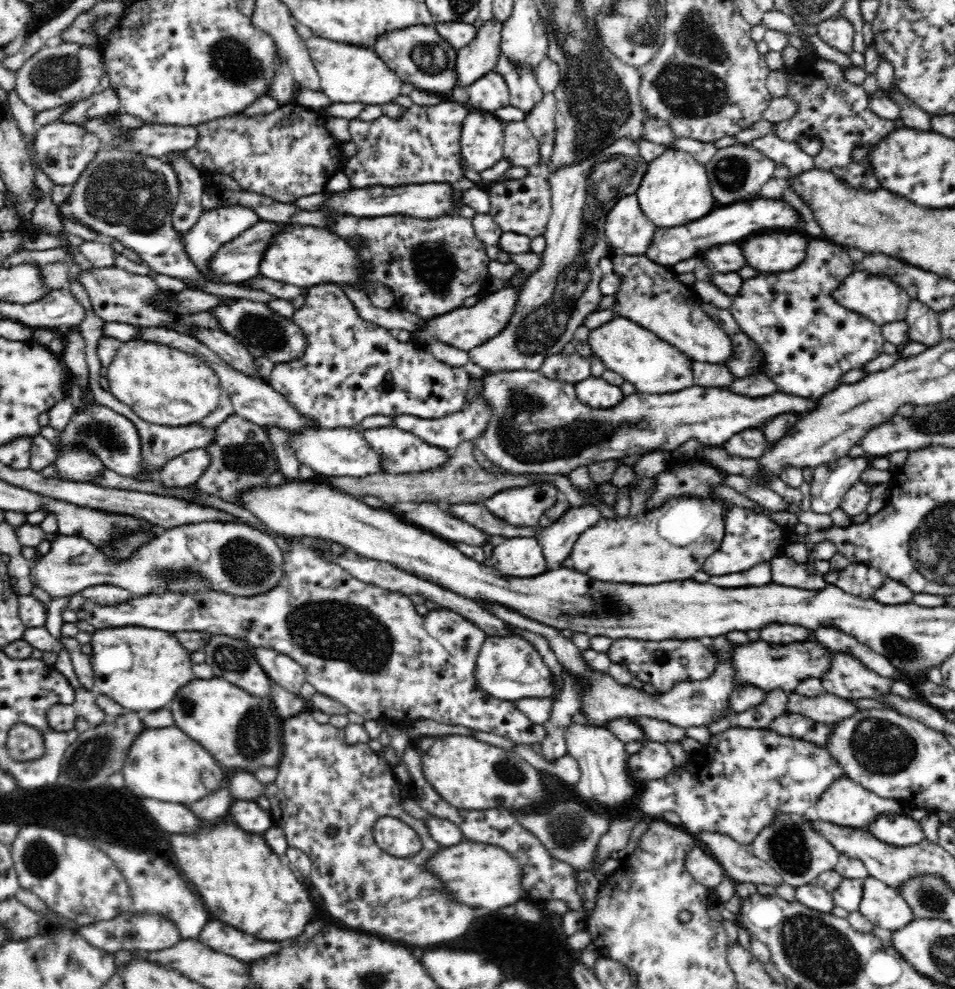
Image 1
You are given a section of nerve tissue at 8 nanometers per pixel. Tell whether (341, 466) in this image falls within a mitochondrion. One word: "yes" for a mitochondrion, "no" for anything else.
no

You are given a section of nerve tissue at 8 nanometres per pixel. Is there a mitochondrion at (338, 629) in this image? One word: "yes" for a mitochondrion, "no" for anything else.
yes

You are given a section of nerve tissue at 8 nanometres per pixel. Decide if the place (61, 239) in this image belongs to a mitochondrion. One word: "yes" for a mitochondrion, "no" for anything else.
no

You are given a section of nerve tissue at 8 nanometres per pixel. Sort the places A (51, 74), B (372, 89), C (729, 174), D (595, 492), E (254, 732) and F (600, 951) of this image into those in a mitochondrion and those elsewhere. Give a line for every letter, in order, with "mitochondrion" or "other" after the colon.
A: mitochondrion
B: other
C: mitochondrion
D: other
E: mitochondrion
F: other

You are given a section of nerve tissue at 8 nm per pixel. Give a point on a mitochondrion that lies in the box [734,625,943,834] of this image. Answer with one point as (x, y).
(881, 747)

